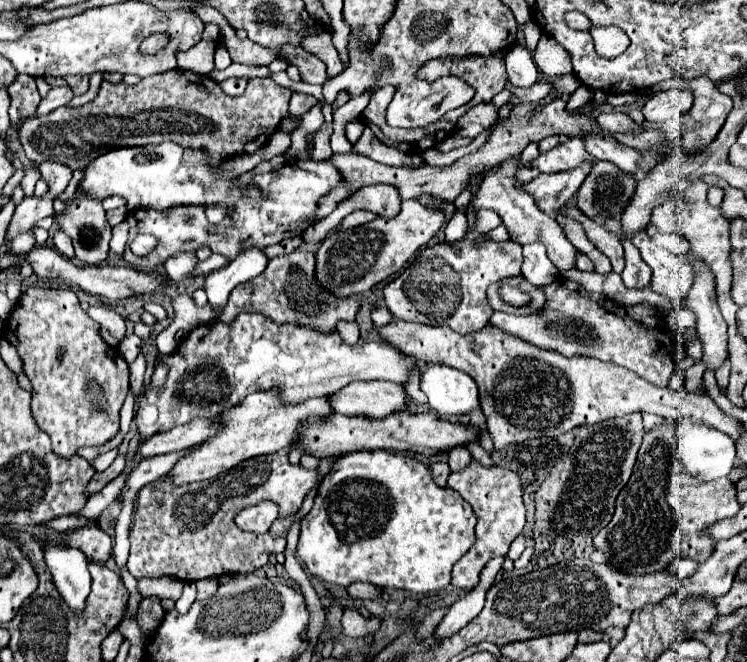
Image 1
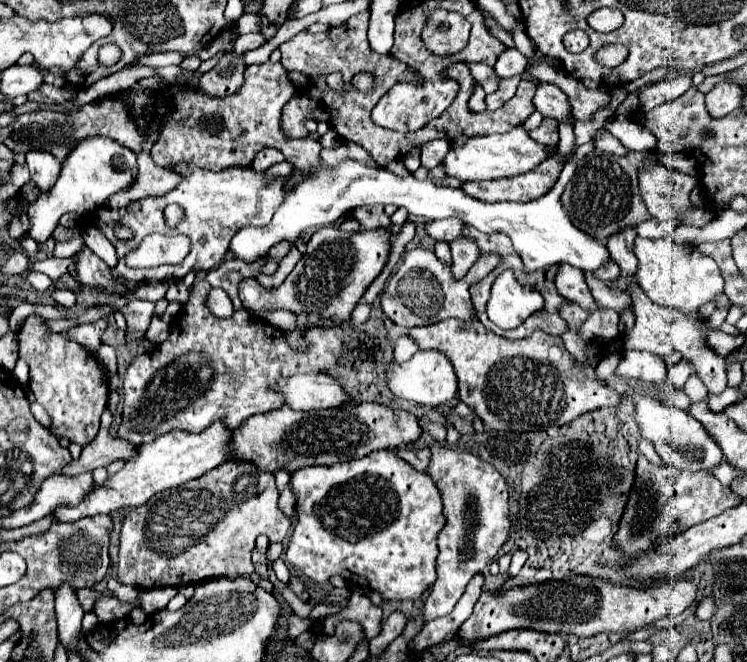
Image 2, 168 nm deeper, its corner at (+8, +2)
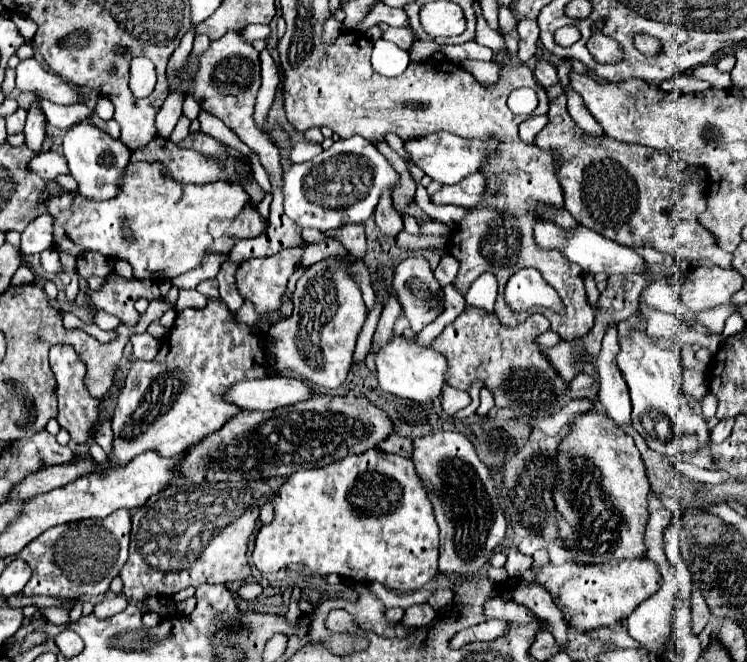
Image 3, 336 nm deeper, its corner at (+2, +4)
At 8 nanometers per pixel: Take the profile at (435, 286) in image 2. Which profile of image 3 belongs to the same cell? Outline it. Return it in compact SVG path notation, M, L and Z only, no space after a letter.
M409 256L397 266L395 278L393 278L393 292L399 298L403 312L415 334L419 334L429 322L433 322L443 312L443 290L435 280L433 270L429 268L429 262L421 256Z

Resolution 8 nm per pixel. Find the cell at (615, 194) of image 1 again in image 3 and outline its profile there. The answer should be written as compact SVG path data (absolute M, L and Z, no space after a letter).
M565 94L557 96L549 102L549 124L535 136L535 146L541 150L549 150L555 154L557 161L557 178L565 192L565 208L569 214L585 228L591 228L593 232L599 232L601 236L615 240L619 244L631 246L631 248L643 248L653 246L659 252L665 252L669 256L681 258L681 260L711 260L719 264L721 268L731 268L731 254L721 250L715 244L715 238L711 232L707 232L697 216L705 210L707 202L707 184L703 180L683 180L683 174L677 172L669 176L669 156L665 152L639 146L639 144L627 144L613 140L609 136L587 136L585 132L579 132L575 128L575 122L571 120L567 112L567 98Z

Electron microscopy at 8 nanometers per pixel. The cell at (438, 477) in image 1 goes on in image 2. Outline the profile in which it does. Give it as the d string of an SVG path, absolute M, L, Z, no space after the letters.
M397 448L395 452L397 452L397 456L401 456L405 462L409 462L415 470L427 472L427 466L429 466L429 448L421 448L421 450Z

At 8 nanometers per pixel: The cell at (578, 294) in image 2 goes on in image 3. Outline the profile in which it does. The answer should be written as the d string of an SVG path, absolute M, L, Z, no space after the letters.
M609 326L603 348L595 360L597 376L599 376L599 402L605 412L619 424L627 424L631 420L631 400L627 384L615 364L615 356L619 352L619 336L617 326Z

